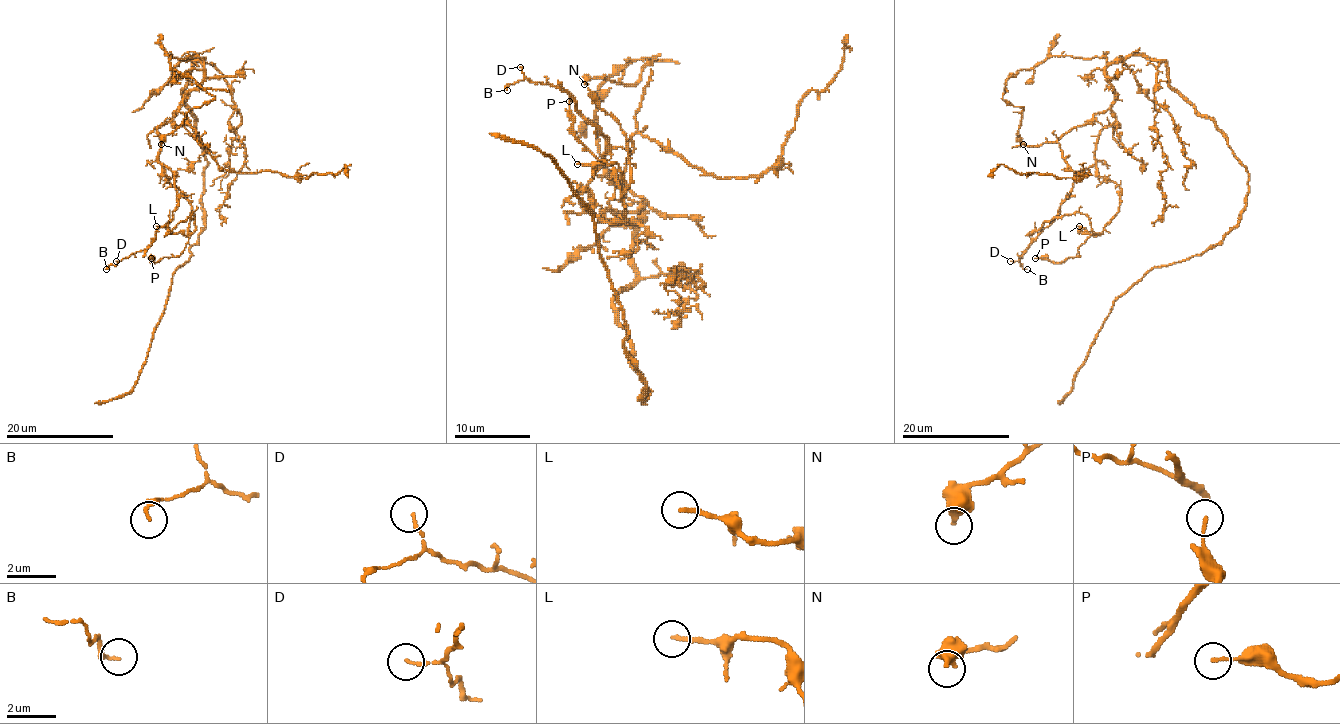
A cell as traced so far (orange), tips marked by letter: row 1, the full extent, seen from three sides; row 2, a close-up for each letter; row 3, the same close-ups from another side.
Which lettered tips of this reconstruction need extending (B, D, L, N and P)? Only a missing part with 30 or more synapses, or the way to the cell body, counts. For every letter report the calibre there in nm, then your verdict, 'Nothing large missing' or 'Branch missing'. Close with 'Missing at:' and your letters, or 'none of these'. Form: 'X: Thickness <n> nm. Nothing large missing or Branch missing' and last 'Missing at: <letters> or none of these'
B: Thickness 150 nm. Nothing large missing
D: Thickness 110 nm. Nothing large missing
L: Thickness 180 nm. Nothing large missing
N: Thickness 360 nm. Nothing large missing
P: Thickness 130 nm. Nothing large missing
Missing at: none of these

